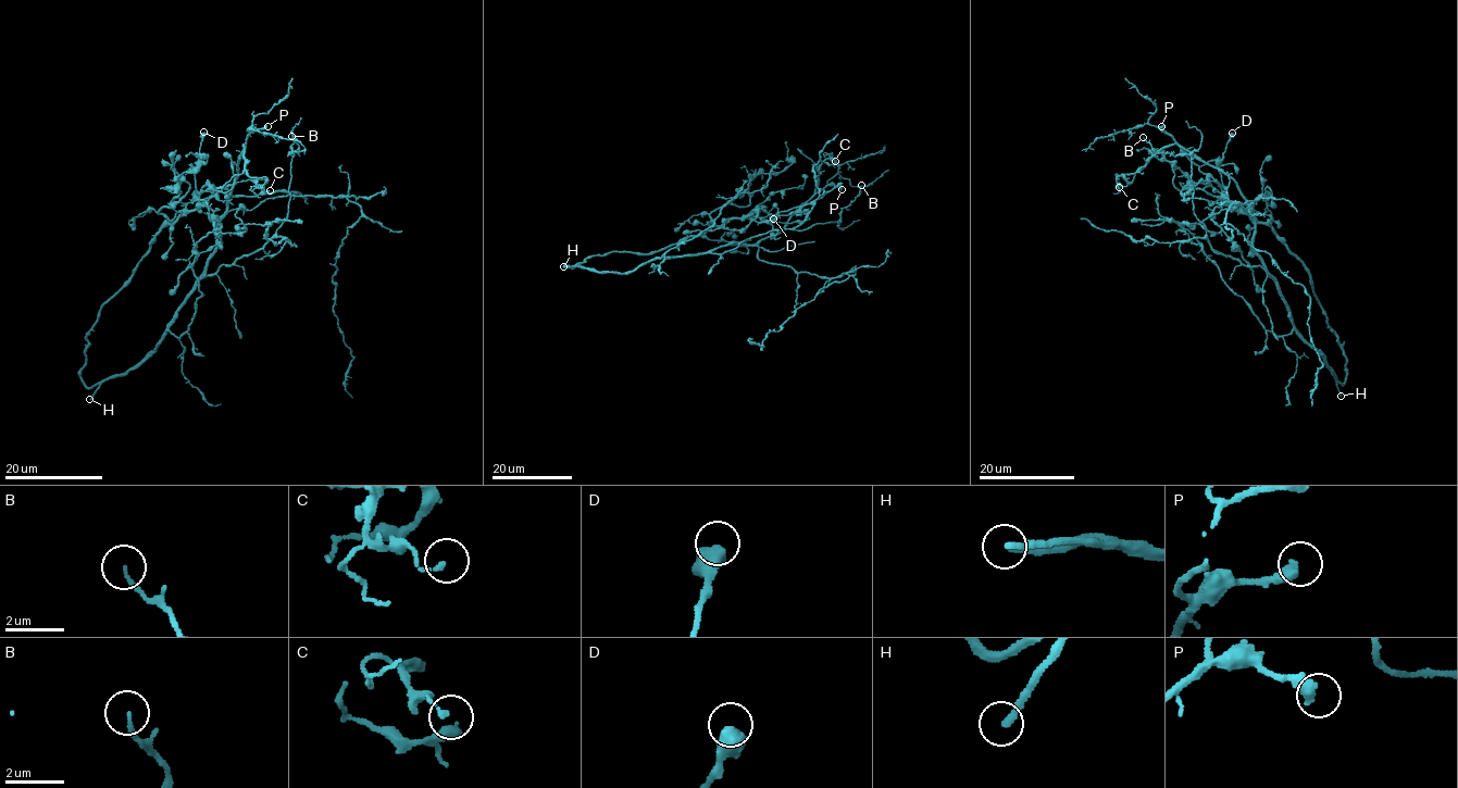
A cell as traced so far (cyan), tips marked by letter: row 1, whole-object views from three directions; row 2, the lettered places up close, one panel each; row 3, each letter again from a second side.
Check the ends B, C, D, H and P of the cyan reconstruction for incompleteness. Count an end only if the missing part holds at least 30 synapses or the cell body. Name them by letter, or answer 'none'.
H

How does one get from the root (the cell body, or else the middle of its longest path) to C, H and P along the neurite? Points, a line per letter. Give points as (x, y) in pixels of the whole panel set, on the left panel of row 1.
C: (169, 326), (214, 250), (216, 225), (238, 176), (241, 145), (248, 176), (270, 190)
H: (169, 326), (152, 350), (125, 372), (109, 376), (89, 399)
P: (169, 326), (214, 250), (217, 219), (226, 210), (247, 138), (250, 132), (268, 126)

